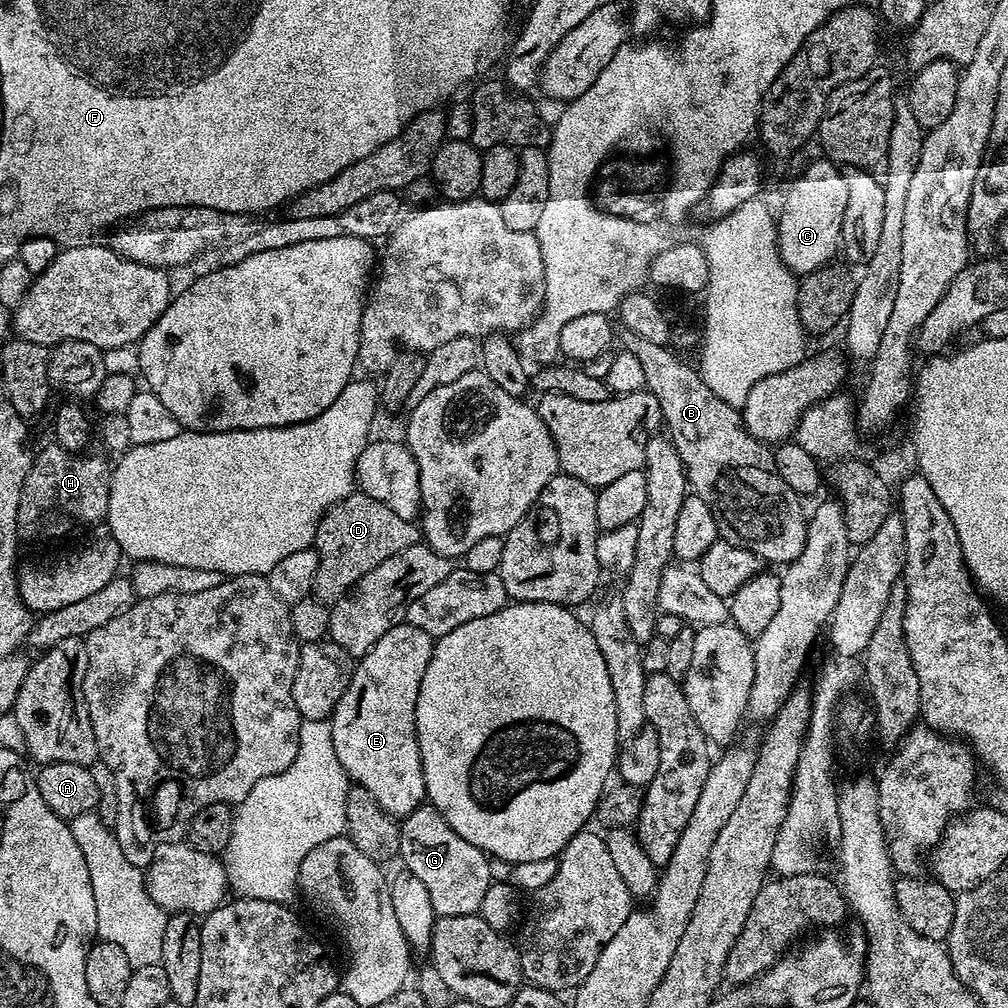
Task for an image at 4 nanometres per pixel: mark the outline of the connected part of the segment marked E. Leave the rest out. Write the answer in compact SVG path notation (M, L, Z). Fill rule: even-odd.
M397 622L366 655L359 657L349 685L330 717L334 754L338 754L349 781L370 790L370 798L397 818L409 816L426 800L416 737L416 703L433 643L434 637L426 630Z

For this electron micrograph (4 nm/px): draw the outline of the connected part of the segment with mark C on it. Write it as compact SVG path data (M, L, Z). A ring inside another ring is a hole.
M819 158L788 188L784 209L778 212L776 220L776 245L780 257L797 277L816 272L823 264L831 264L837 259L842 248L842 226L846 214L846 178L843 171L827 158Z

